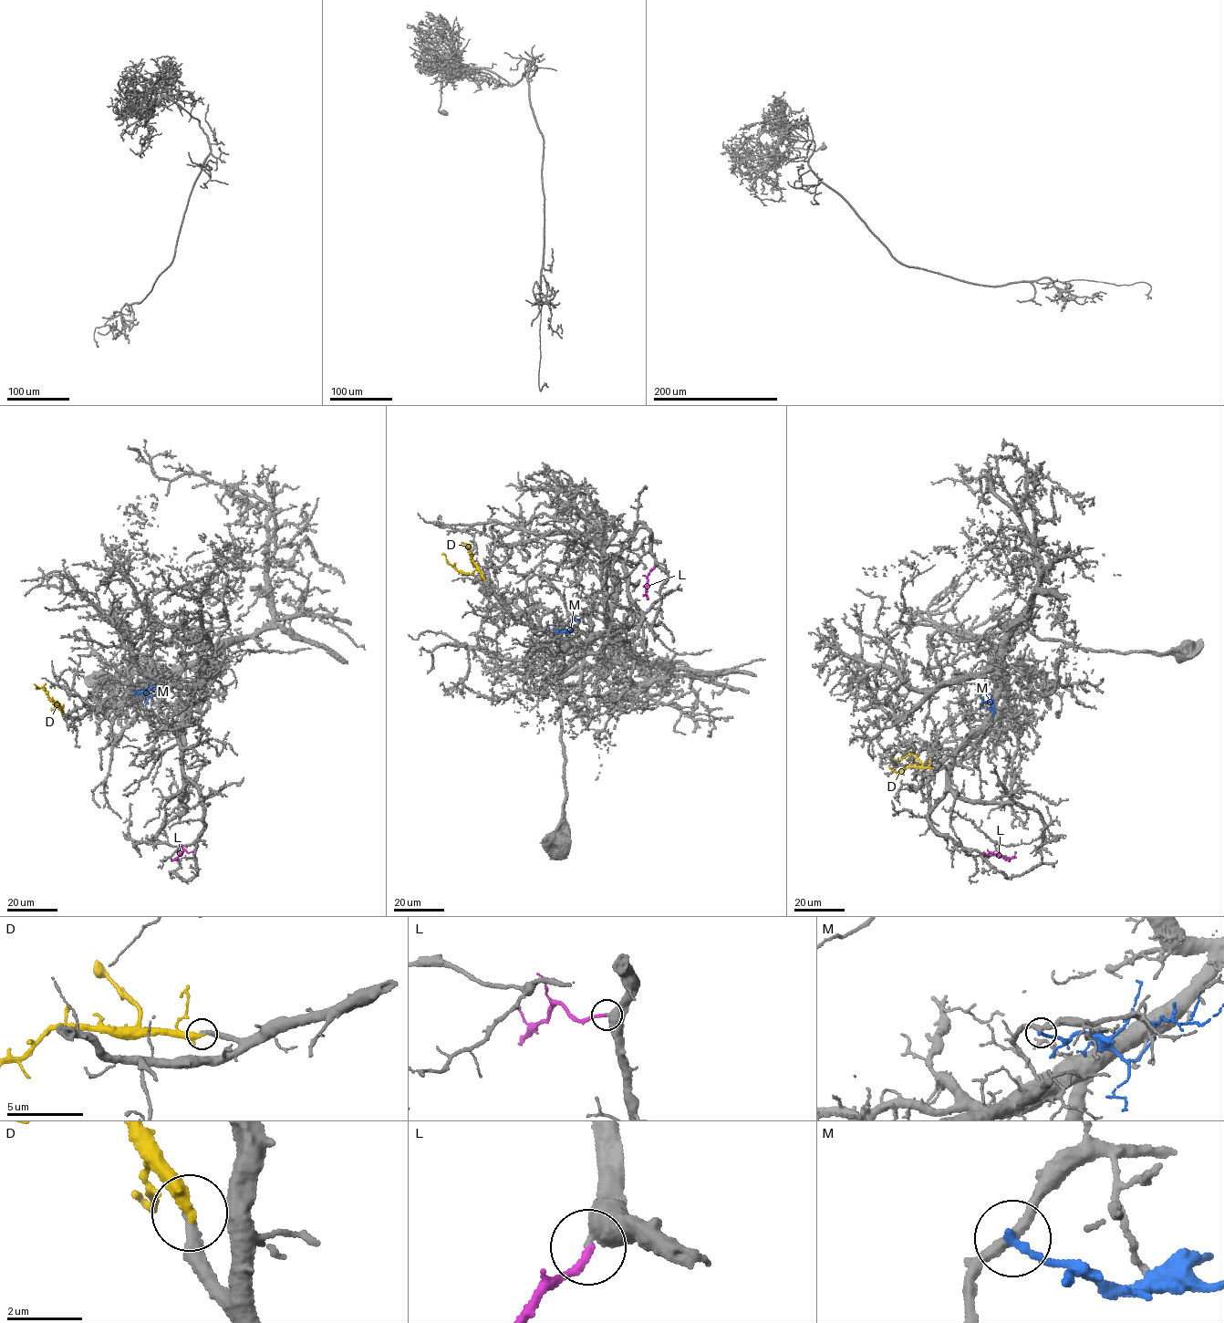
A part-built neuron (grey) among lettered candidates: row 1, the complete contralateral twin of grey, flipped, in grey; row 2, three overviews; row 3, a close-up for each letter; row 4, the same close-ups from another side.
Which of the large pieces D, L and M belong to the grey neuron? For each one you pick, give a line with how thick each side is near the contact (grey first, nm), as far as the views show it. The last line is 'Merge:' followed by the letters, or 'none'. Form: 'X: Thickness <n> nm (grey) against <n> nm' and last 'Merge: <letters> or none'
D: Thickness 320 nm (grey) against 380 nm
L: Thickness 550 nm (grey) against 200 nm
Merge: D, L

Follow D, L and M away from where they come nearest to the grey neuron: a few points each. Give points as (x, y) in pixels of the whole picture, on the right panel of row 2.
D: (932, 767), (920, 767), (920, 761), (913, 755), (900, 759), (893, 758)
L: (983, 854), (989, 852), (1006, 859), (1013, 857)
M: (987, 709), (992, 704), (994, 707), (988, 701), (983, 703), (983, 696)

